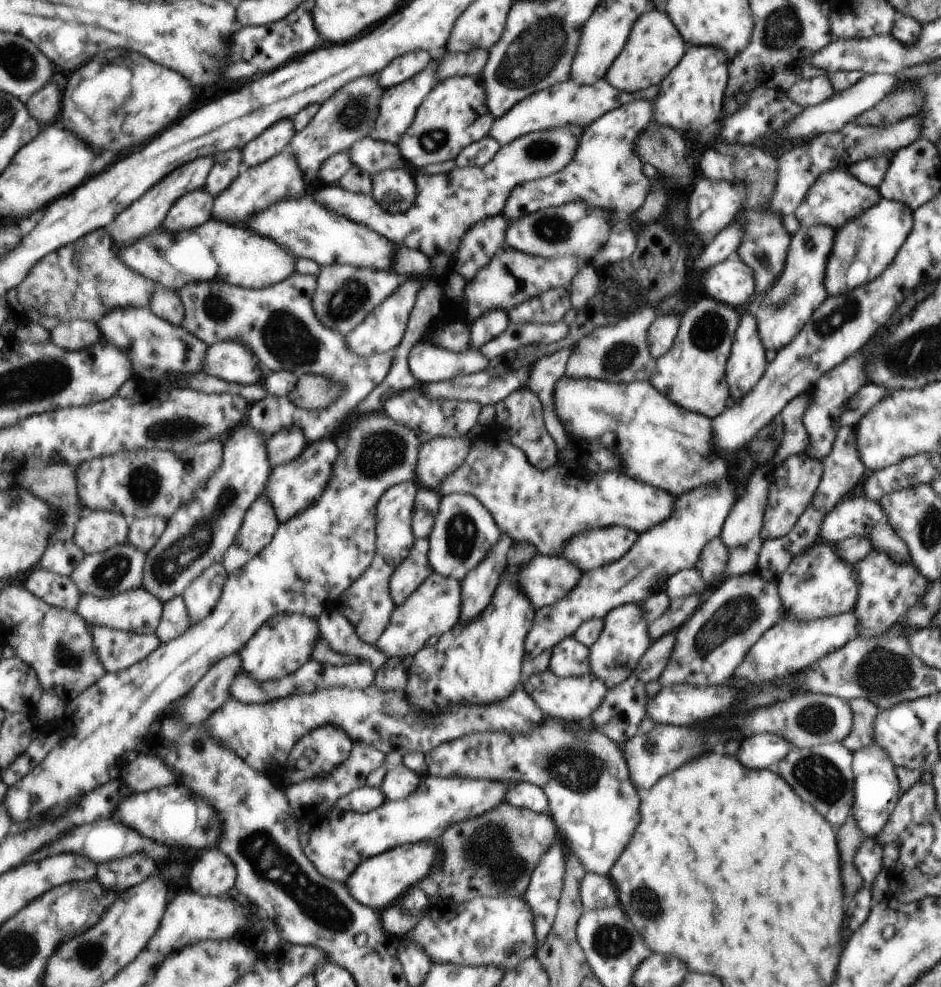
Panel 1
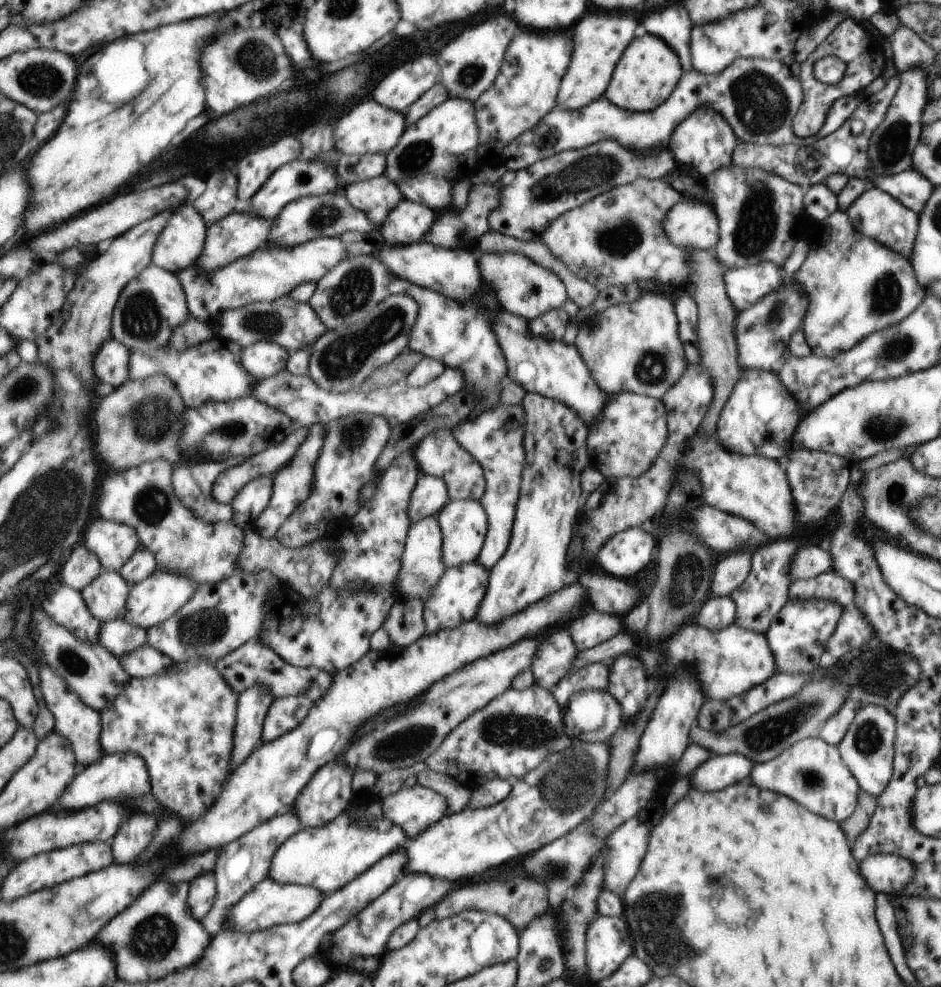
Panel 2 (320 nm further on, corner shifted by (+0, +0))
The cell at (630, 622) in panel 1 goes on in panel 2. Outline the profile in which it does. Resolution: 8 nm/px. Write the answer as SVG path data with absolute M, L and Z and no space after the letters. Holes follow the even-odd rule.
M621 654L607 664L608 689L621 706L622 722L633 720L649 693L649 678L637 656Z

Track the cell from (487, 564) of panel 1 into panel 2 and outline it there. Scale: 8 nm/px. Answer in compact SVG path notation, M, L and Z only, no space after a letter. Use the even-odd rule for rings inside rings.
M520 404L515 406L496 406L491 410L476 412L473 416L461 422L454 427L453 438L459 442L459 446L463 451L467 450L469 455L481 466L484 475L484 488L479 503L483 508L487 520L487 530L481 546L479 555L475 562L479 566L484 566L485 570L490 570L507 549L509 542L509 534L511 534L511 522L513 522L513 512L515 512L515 502L517 502L517 494L520 486L521 468L523 468L524 454L521 446L521 434L523 434L523 410Z

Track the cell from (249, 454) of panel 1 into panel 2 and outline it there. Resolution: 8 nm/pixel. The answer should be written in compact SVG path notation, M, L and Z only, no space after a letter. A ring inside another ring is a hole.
M157 568L144 582L132 586L132 593L129 596L126 608L127 614L124 618L127 622L141 626L145 630L153 629L155 626L168 621L183 606L186 606L199 589L200 585L193 578L189 578L185 574L175 574L171 570Z

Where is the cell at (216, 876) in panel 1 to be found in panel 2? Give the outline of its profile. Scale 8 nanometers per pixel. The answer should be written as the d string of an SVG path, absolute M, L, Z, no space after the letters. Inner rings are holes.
M203 874L190 883L189 908L197 920L203 920L213 910L217 902L217 878L213 874Z

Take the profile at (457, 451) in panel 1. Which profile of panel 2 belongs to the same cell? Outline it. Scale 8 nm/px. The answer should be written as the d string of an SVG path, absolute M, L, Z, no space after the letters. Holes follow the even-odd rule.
M419 473L416 489L412 491L408 514L410 522L421 518L434 517L449 502L445 482L437 476Z

